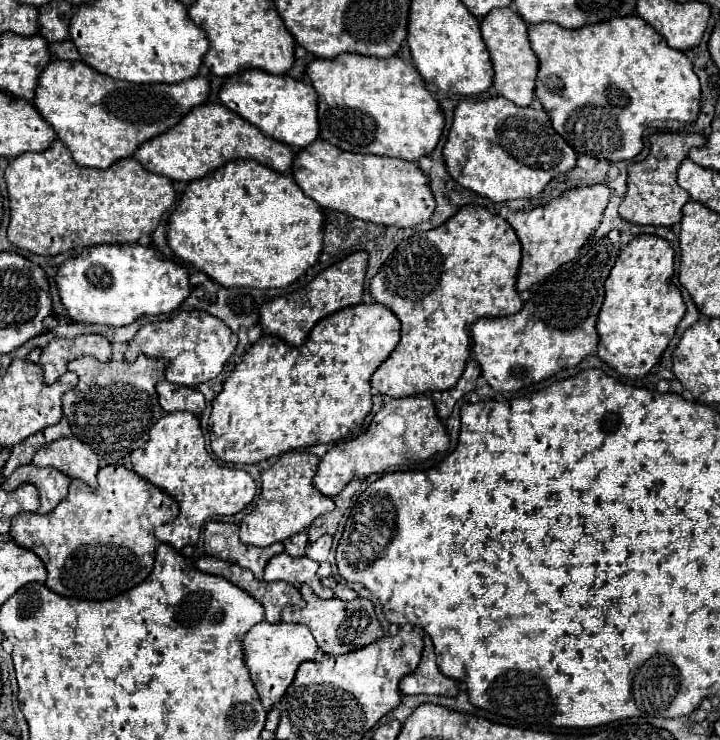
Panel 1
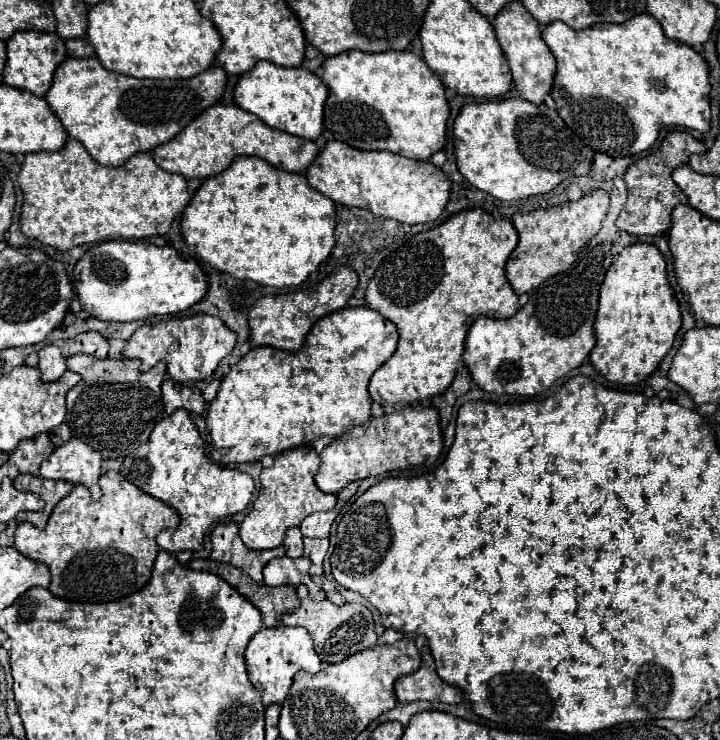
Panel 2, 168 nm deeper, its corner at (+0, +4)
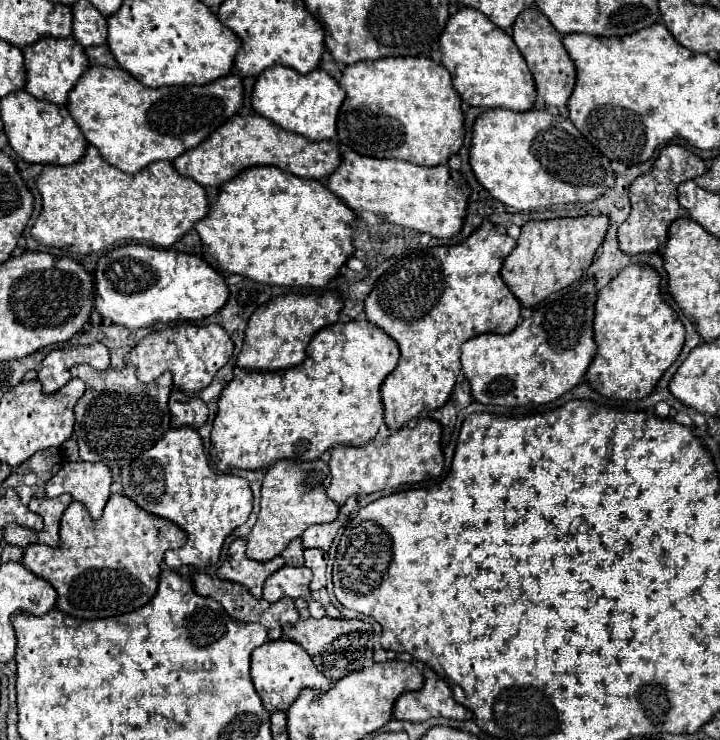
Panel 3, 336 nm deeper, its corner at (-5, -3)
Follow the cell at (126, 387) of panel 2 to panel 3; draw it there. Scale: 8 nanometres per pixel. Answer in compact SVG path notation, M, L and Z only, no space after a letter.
M89 364L71 368L75 378L85 382L85 394L75 406L75 430L73 438L79 444L79 454L85 462L103 462L109 468L129 466L141 452L155 446L169 426L167 400L173 388L171 372L161 374L151 384L141 384L135 376L135 368L125 366L121 370L107 368L103 372Z

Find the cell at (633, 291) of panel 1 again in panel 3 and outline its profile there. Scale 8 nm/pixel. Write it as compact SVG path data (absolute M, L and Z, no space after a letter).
M651 266L623 268L599 290L593 318L597 354L587 370L589 386L605 398L643 400L685 344L685 328L659 292L659 274Z

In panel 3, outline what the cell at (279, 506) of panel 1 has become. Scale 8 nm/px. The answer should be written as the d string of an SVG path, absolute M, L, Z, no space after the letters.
M323 460L313 462L277 462L273 464L261 486L261 512L247 536L247 558L257 562L267 562L279 556L293 538L299 538L309 526L325 524L337 518L339 508L325 494L331 482L329 466Z

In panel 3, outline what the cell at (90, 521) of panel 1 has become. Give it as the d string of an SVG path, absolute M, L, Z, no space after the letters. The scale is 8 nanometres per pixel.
M113 494L109 498L105 512L99 520L91 520L83 504L71 502L61 518L59 534L61 542L57 548L45 544L27 546L23 556L23 566L35 576L41 576L43 580L51 582L51 586L57 590L57 610L87 620L119 616L145 606L157 592L159 574L163 568L163 554L167 550L181 548L185 544L185 532L177 524L141 510L135 502L131 502L123 494Z

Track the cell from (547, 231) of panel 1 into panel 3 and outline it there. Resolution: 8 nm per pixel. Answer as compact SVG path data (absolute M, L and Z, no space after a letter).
M605 216L557 218L543 222L531 220L523 226L515 250L505 258L501 276L521 306L533 308L549 294L559 292L583 278L607 234L607 228L609 220Z

